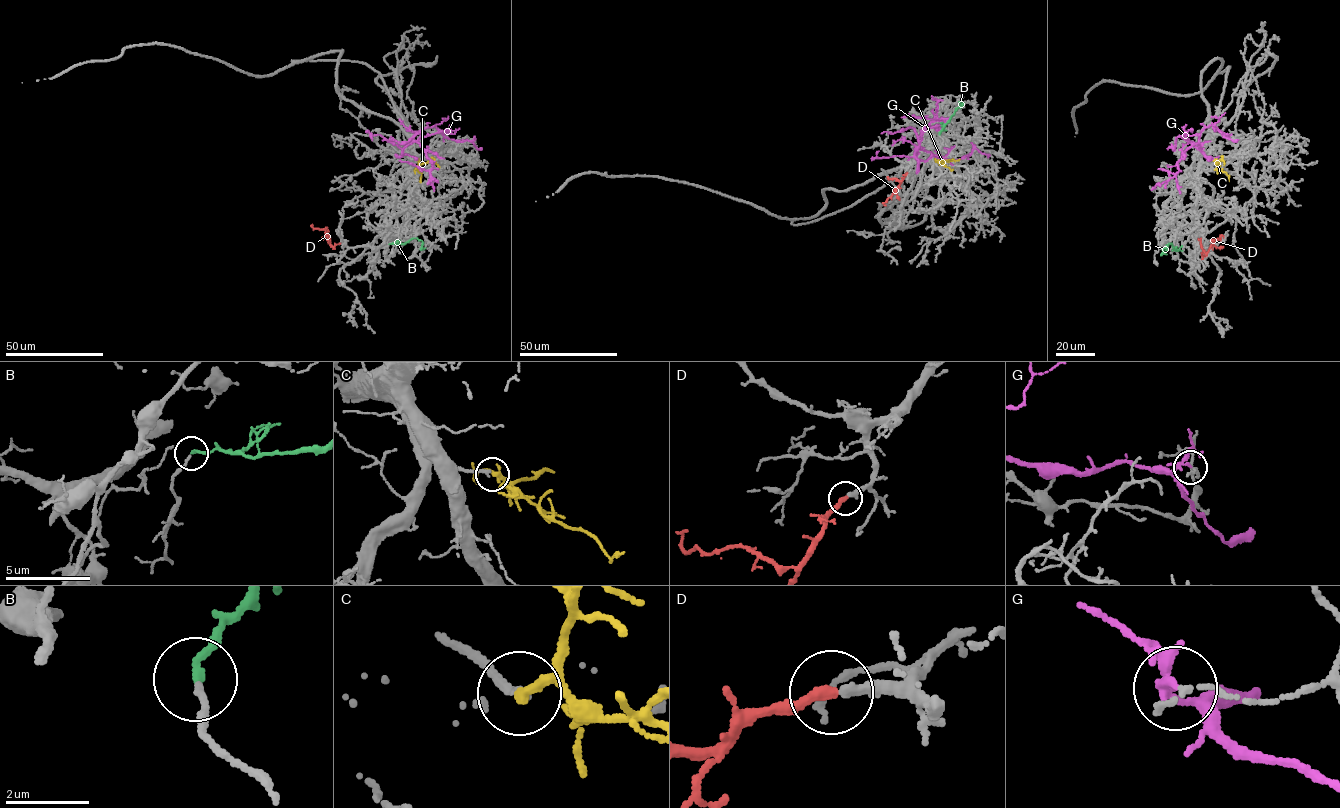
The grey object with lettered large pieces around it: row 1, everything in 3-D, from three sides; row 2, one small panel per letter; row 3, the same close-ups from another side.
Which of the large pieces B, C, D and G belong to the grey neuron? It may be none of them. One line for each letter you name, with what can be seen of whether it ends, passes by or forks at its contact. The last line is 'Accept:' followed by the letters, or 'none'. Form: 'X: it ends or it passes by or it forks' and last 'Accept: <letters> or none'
B: it ends
C: it ends
D: it ends
Accept: B, C, D

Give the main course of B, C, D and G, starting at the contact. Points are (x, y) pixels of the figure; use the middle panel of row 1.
B: (939, 134), (959, 101)
C: (937, 160), (959, 159)
D: (907, 173), (883, 203), (886, 205)
G: (974, 146), (969, 156), (955, 160), (915, 149), (923, 132), (937, 119), (901, 117)

